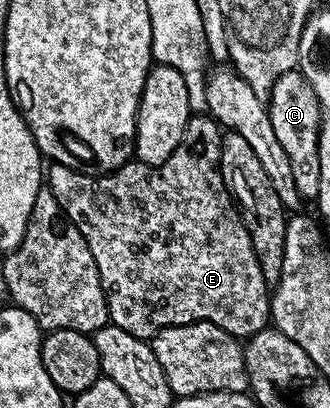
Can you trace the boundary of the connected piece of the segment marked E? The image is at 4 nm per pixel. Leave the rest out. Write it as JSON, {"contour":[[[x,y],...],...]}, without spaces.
{"contour":[[[194,115],[186,124],[184,139],[180,143],[180,147],[176,147],[176,151],[172,151],[172,155],[163,165],[145,165],[143,161],[131,159],[114,172],[101,175],[57,163],[49,166],[51,169],[48,188],[52,191],[52,195],[56,195],[60,207],[66,212],[70,222],[78,228],[80,235],[84,235],[84,239],[88,243],[88,251],[92,251],[92,259],[96,259],[96,267],[102,280],[102,289],[106,293],[106,306],[110,312],[109,324],[128,331],[128,335],[153,339],[161,329],[166,329],[169,325],[187,325],[197,321],[207,321],[224,331],[228,331],[233,337],[248,339],[254,333],[260,332],[271,324],[271,290],[260,271],[260,263],[256,259],[252,239],[242,222],[242,214],[238,206],[234,204],[234,198],[230,196],[222,178],[220,155],[222,154],[223,136],[223,130],[213,117]]]}

